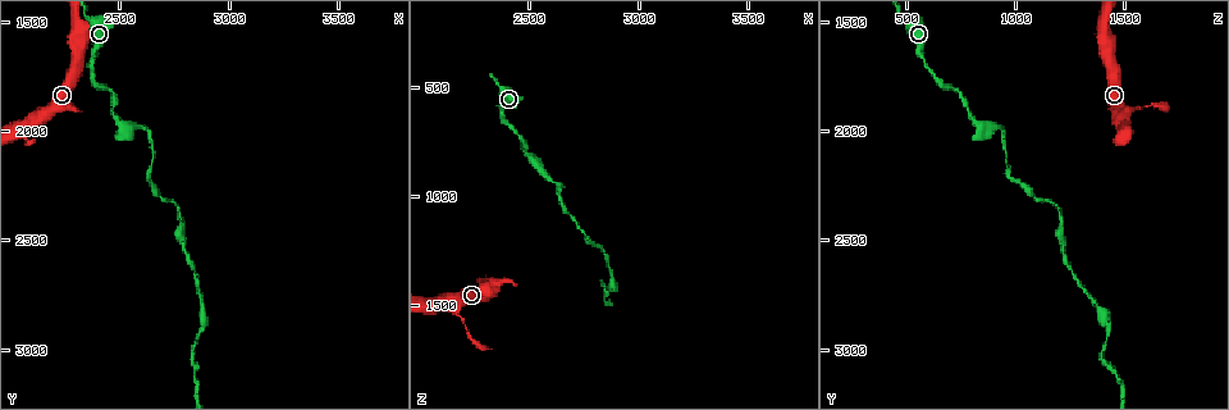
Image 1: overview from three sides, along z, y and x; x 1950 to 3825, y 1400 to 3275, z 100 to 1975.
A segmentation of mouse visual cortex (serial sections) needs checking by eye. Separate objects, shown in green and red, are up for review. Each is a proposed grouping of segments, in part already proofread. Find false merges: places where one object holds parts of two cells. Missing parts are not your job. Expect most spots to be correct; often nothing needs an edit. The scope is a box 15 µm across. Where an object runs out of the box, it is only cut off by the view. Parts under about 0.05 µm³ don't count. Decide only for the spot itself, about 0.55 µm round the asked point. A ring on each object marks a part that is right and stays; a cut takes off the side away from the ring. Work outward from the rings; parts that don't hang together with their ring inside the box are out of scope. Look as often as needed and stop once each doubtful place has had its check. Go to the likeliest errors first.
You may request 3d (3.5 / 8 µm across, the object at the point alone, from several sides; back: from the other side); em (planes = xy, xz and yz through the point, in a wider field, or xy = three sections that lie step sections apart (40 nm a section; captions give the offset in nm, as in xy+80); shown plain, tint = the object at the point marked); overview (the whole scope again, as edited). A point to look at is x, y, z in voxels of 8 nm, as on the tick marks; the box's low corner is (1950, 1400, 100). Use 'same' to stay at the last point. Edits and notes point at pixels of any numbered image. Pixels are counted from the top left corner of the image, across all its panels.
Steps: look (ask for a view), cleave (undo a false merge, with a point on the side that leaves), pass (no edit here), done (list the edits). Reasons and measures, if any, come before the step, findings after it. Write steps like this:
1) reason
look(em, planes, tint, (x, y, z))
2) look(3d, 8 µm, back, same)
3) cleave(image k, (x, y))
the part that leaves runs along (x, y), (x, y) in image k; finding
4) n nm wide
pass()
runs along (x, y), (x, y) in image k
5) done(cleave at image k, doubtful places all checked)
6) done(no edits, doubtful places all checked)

thick turns thin
look(em, xy, step 2, tint, (2190, 1880, 1570))

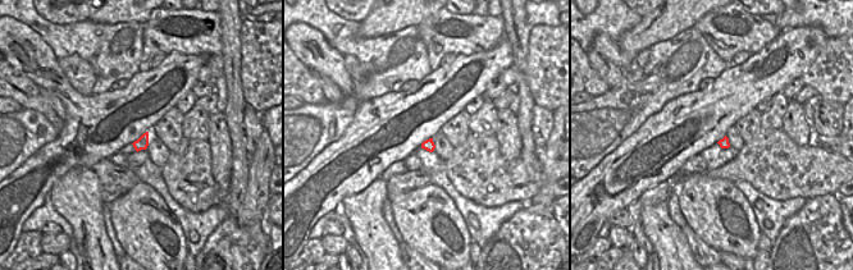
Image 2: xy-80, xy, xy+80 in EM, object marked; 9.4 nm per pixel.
look(3d, 3.5 µm, same)

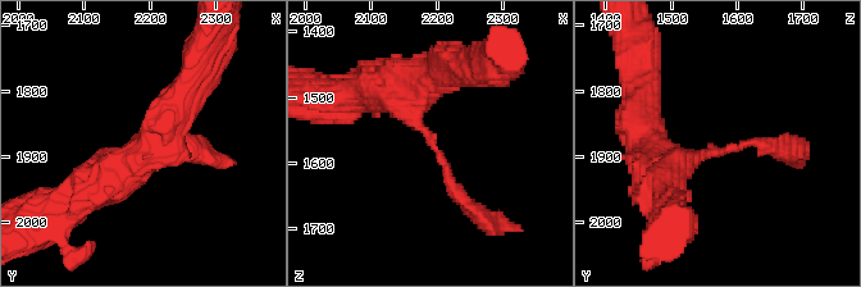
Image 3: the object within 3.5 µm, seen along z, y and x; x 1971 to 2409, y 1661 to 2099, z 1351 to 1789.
pass()
runs along (428, 82), (417, 124), (479, 214) in image 3; all the same cell

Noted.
look(3d, 3.5 µm, (2520, 1970, 830))

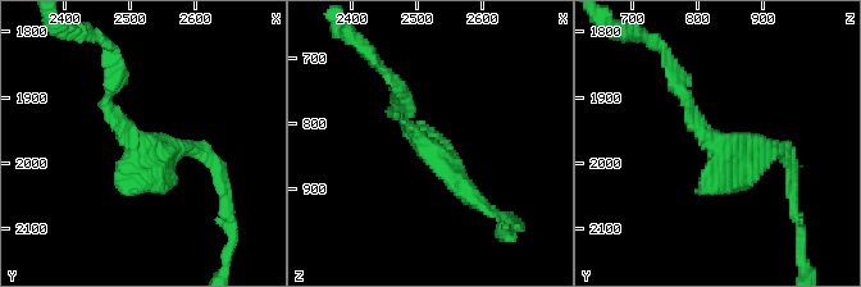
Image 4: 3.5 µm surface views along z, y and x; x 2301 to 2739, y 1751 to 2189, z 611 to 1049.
now the EM
look(em, xy, step 2, tint, (2515, 1975, 835))

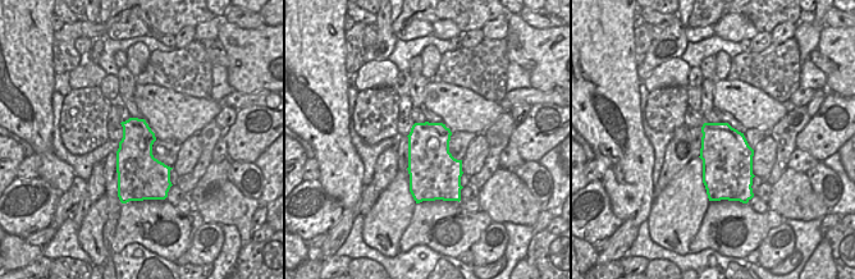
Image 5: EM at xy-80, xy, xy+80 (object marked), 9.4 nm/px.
pass()
runs along (400, 105), (392, 112), (487, 210) in image 4; continuous, no second cell

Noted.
sharp bend
look(em, xy, step 2, tint, (2610, 1980, 930))

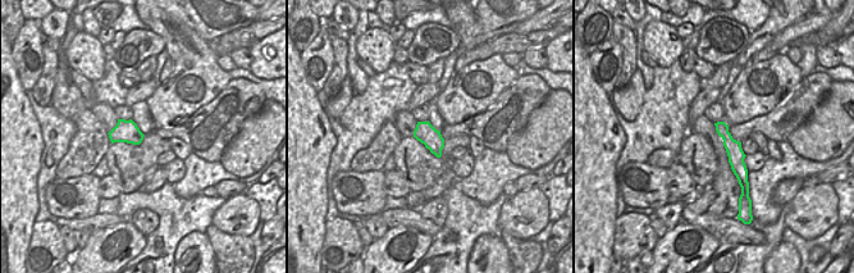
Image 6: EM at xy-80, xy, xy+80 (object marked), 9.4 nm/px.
wider look
look(3d, 3.5 µm, same)

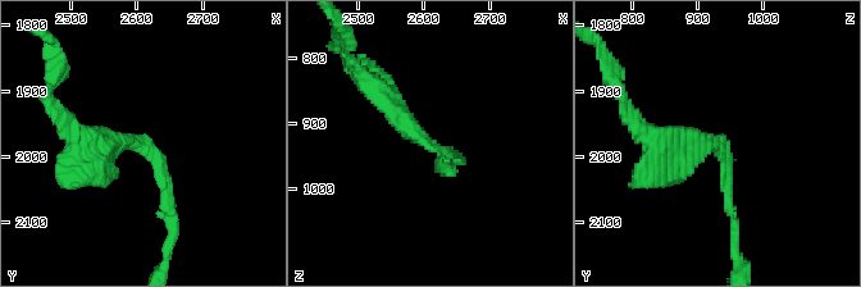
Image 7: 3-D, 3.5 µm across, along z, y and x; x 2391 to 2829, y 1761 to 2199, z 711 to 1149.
pass()
runs along (365, 80), (413, 132), (455, 158) in image 7; all the same cell

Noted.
done(no edits, doubtful places all checked)

